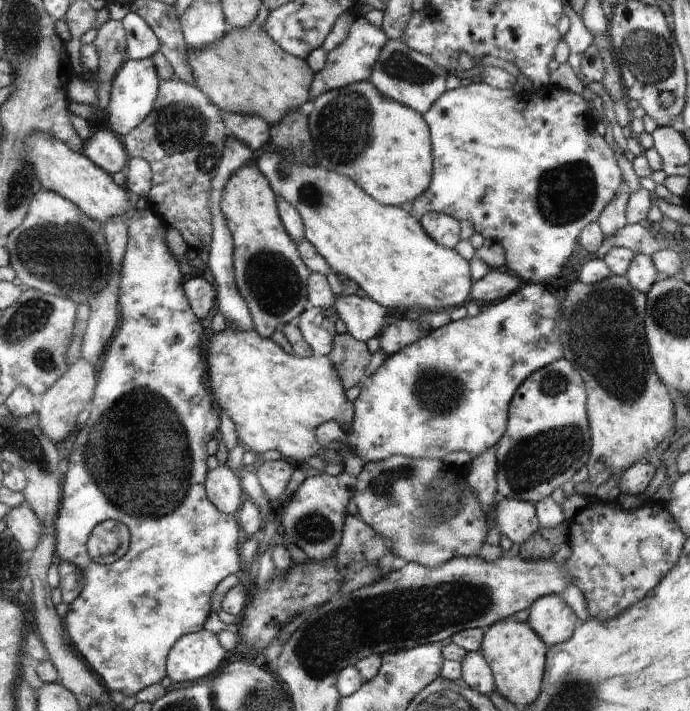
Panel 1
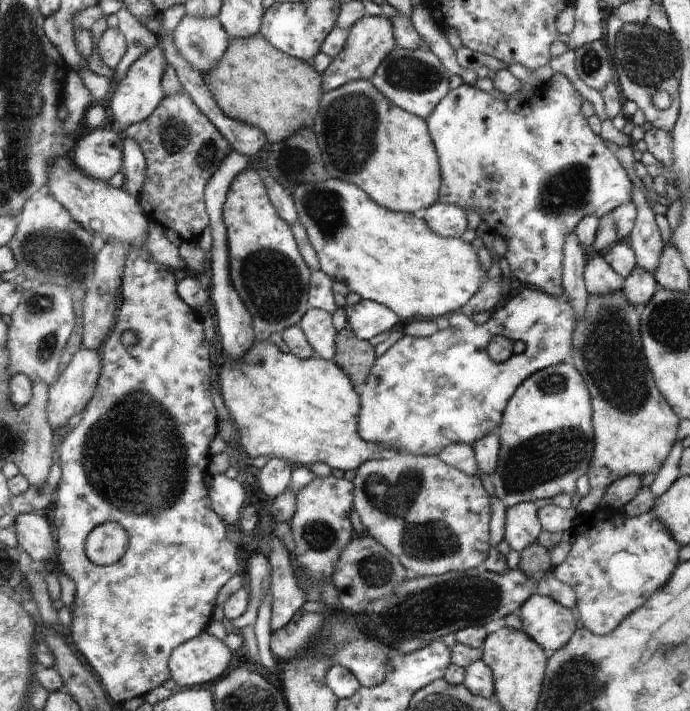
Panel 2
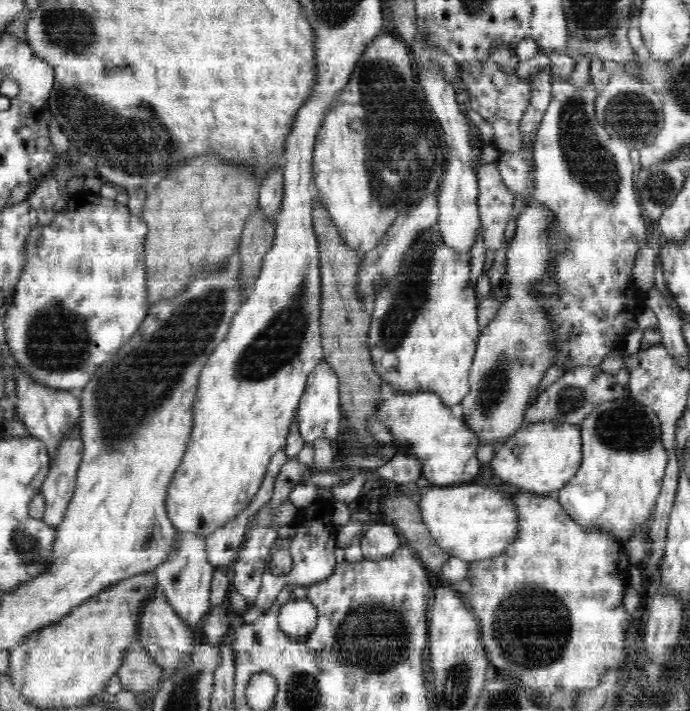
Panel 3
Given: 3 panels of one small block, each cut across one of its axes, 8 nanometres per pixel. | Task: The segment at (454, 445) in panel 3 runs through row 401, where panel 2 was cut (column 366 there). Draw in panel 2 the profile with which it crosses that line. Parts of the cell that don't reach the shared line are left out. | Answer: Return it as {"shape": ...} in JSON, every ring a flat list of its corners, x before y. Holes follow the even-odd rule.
{"shape":[[526,289,524,292,520,292,518,296,514,296,514,298,508,300,506,306,502,306,499,310,496,310,496,312,492,312,490,320,485,324,477,325,474,330,460,331,450,326,426,338,415,338,405,335,404,338,400,338,396,344,392,344,392,346,375,361,370,376,359,389,359,396,360,399,362,399,362,413,359,415,359,434,364,440,367,440,367,442,386,445,388,448,392,448,393,452,397,450,400,452,407,451,412,455,440,455,449,445,456,443,473,445,474,442,482,440,482,438,489,433,498,433,503,411,507,406,508,400,512,397,512,394,518,389,518,386,522,384,522,382,527,381,532,374,552,366,560,365,564,363,566,358,571,357,572,350,574,349,575,327,577,325,578,320,576,320,571,303,567,300,566,292,560,297,552,297,551,295,545,294,543,291],[496,335,505,336,510,339,512,344,518,346,514,353,512,353,512,356,505,362,493,361,486,352,490,340]]}

